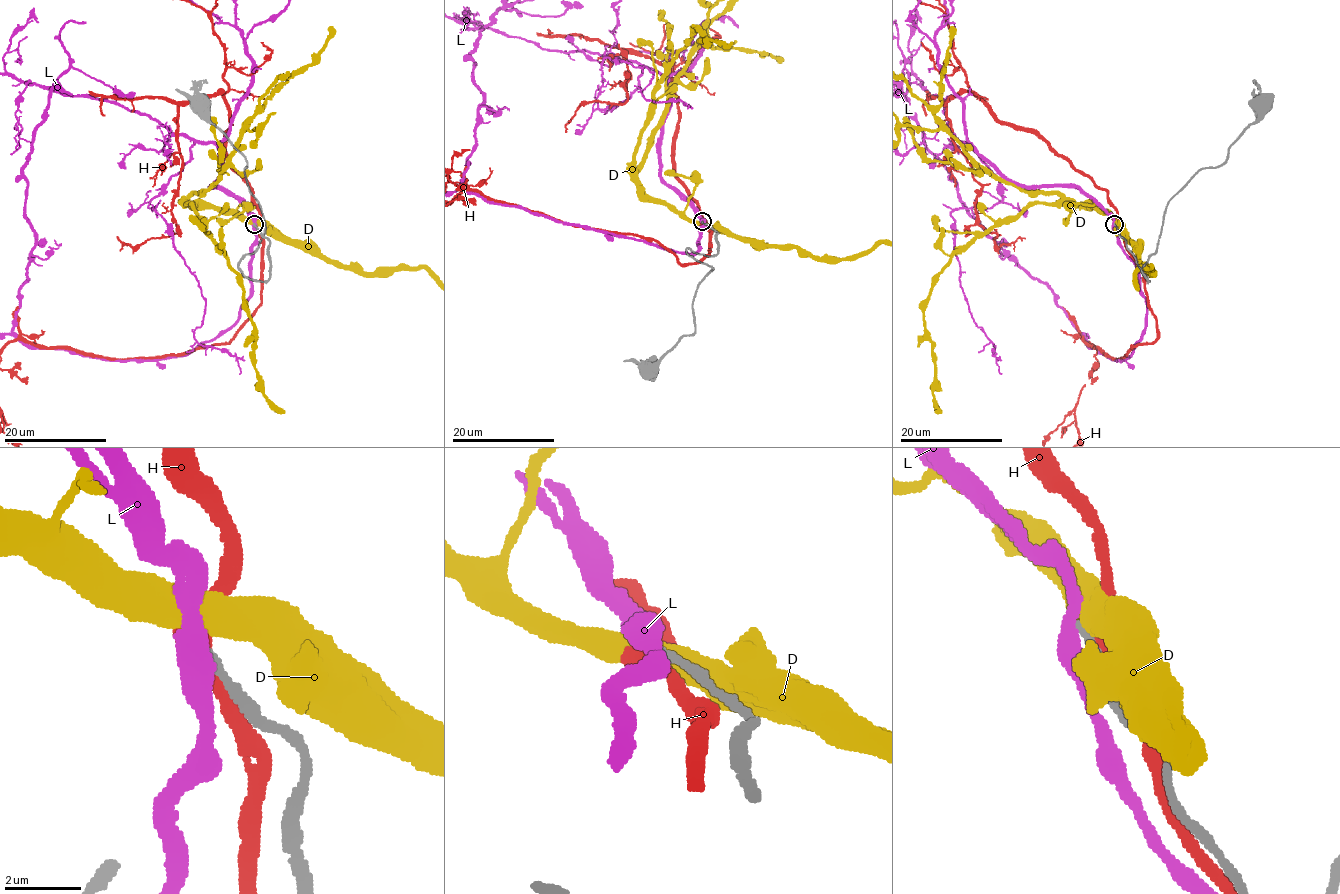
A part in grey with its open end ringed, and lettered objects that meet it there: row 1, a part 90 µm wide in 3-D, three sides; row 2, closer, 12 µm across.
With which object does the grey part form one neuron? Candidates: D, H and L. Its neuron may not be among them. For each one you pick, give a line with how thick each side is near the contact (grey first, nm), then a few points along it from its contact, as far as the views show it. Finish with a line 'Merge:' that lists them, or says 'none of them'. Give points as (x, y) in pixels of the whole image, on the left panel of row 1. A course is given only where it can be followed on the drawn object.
L: 260 nm thick on the grey side, 500 nm on the other
Merge: L

